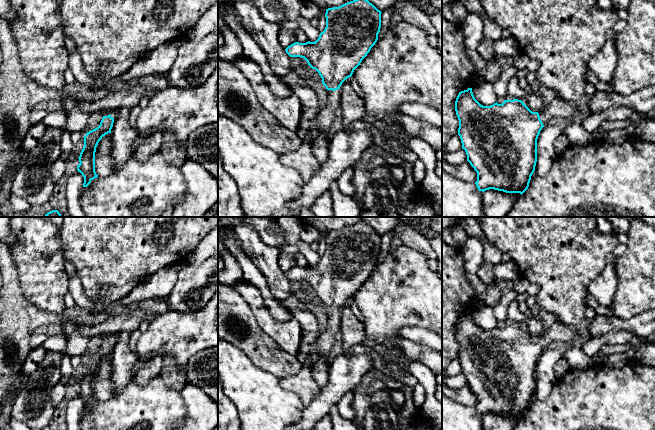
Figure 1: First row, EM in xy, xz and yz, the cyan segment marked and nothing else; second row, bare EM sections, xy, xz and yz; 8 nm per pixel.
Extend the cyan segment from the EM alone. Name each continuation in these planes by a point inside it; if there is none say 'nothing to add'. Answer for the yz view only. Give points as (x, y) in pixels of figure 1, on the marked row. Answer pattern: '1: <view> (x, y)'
1: yz (559, 108)

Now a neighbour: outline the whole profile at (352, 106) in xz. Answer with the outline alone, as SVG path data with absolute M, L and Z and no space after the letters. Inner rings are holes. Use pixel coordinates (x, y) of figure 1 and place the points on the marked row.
M350 77L340 86L340 109L342 111L343 130L351 132L351 124L359 121L366 114L364 99L358 96L351 87Z

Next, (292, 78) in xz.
M291 70L287 75L280 77L280 81L287 86L291 87L293 85L301 84L307 87L312 88L312 86L315 84L314 80L306 80L303 77L299 75L298 72Z

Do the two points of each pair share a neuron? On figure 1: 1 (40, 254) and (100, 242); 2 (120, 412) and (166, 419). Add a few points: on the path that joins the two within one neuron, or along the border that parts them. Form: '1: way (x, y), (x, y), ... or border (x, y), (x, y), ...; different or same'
1: border (59, 228), (62, 256), (65, 261); different
2: way (131, 415), (155, 415); same

